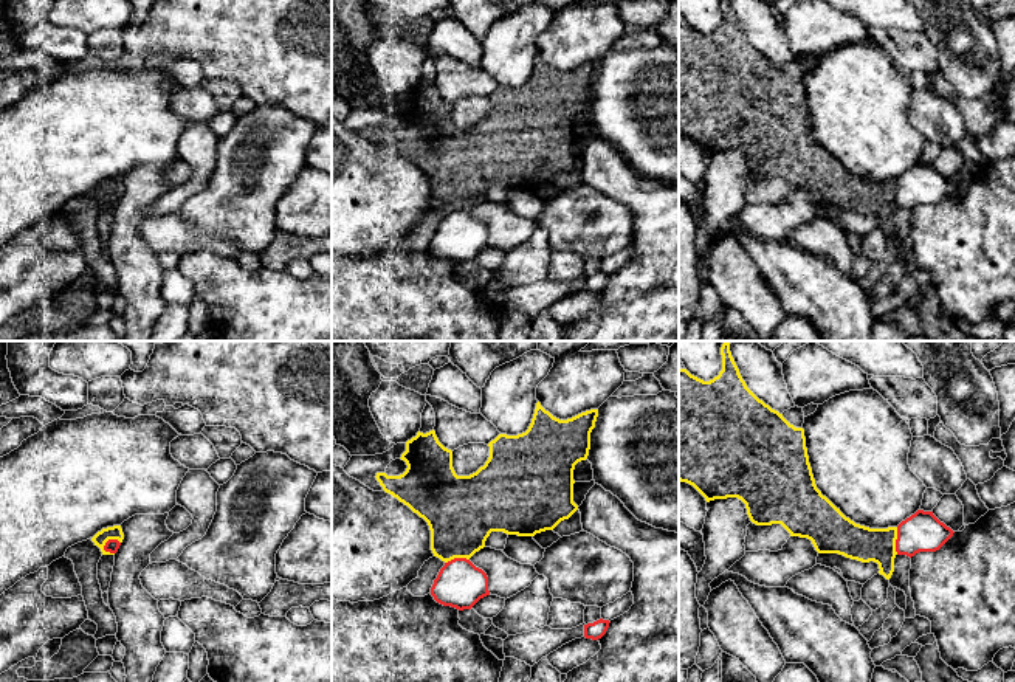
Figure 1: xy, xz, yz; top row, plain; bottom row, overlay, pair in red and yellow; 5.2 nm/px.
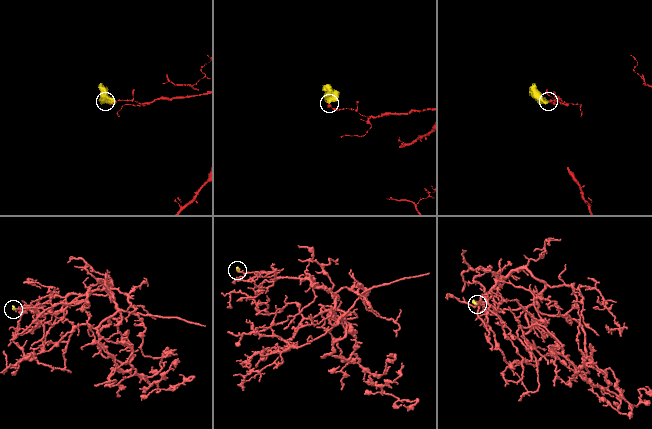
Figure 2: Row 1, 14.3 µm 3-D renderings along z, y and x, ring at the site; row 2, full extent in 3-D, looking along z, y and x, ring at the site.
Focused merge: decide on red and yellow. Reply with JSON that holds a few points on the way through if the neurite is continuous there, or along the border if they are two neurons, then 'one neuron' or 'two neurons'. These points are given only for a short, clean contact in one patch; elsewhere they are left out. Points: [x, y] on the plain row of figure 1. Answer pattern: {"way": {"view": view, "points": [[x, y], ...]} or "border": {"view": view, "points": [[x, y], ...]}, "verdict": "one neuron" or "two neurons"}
{"border": {"view": "xy", "points": [[120, 194], [109, 192], [103, 202]]}, "verdict": "two neurons"}

